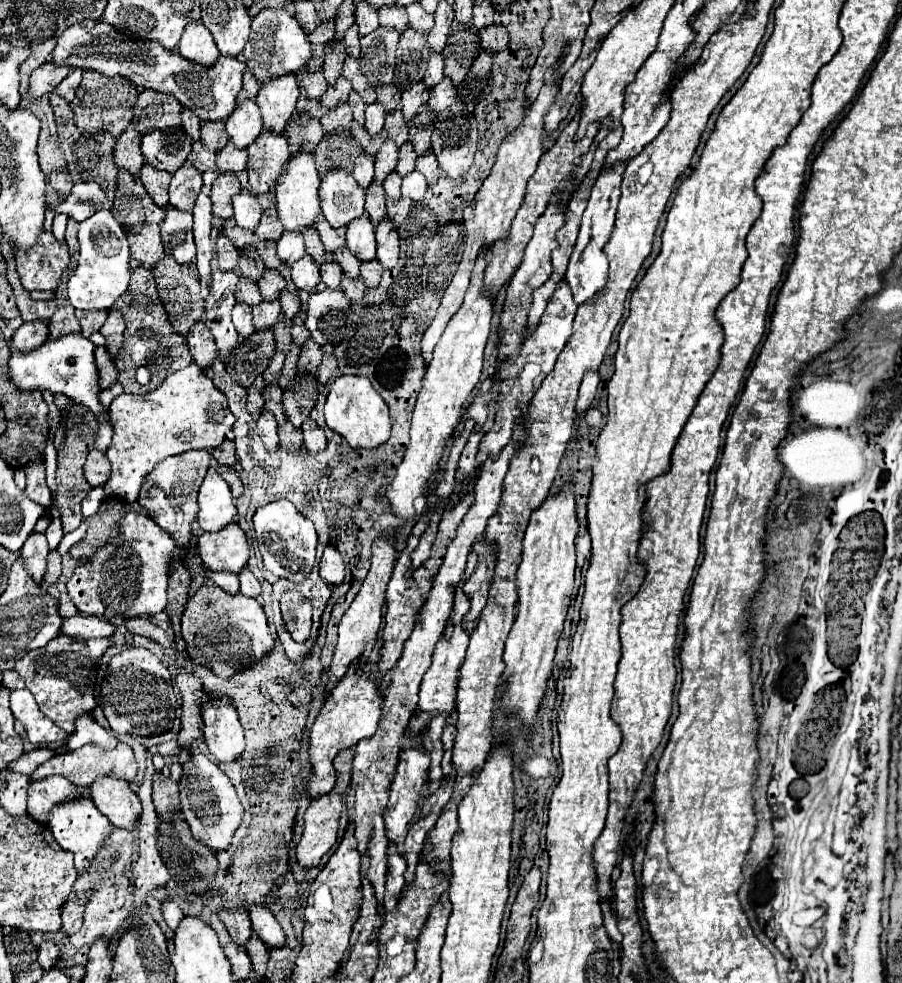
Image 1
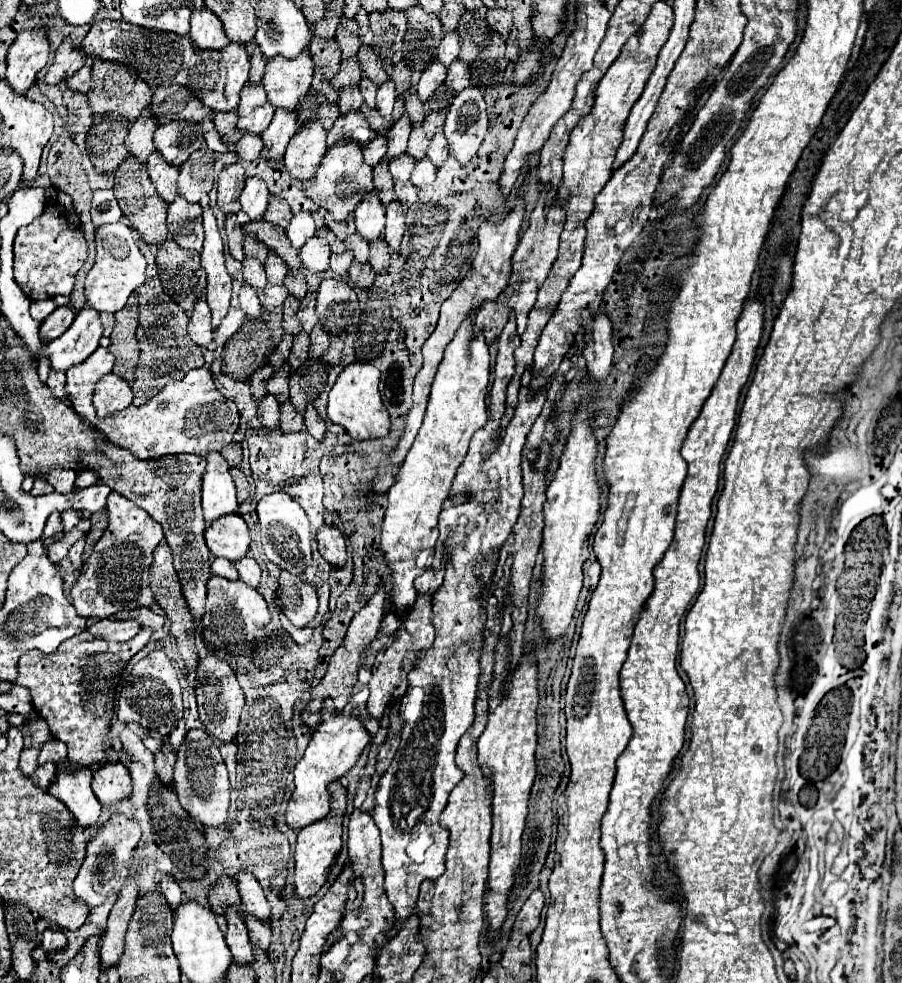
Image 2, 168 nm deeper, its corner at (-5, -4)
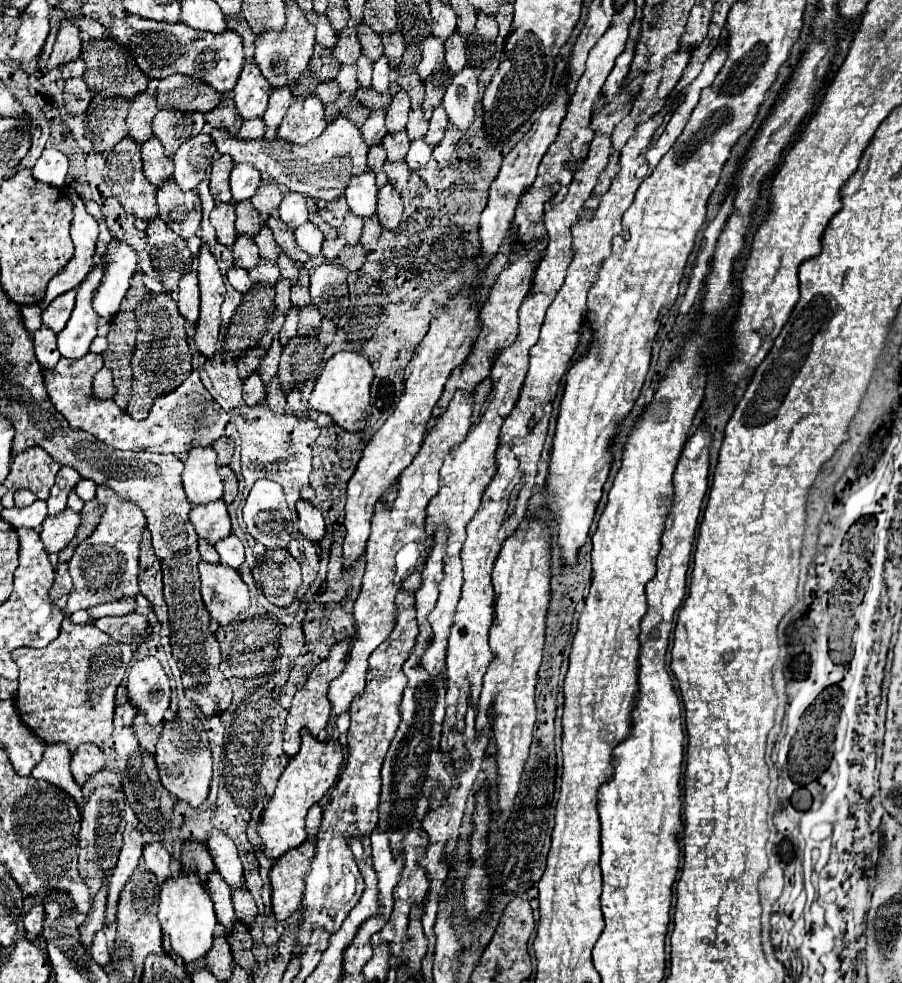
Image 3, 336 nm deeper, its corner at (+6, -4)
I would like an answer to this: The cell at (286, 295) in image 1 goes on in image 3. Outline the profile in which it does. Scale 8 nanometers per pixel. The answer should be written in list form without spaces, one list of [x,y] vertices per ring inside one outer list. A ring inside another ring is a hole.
[[[281,255],[279,261],[277,261],[277,265],[279,265],[279,269],[281,269],[281,277],[283,277],[283,279],[289,279],[291,285],[295,285],[297,279],[299,279],[299,269],[297,269],[297,265],[295,265],[287,255]]]

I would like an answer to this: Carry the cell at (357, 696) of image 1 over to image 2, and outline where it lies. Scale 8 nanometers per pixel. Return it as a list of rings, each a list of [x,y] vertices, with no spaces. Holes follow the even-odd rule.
[[[324,711],[318,729],[312,733],[310,745],[304,757],[294,767],[294,791],[286,809],[286,825],[294,831],[300,831],[320,819],[324,819],[330,811],[330,793],[328,785],[338,781],[344,773],[348,773],[364,747],[370,743],[370,735],[362,721],[356,715],[344,715],[338,711]]]

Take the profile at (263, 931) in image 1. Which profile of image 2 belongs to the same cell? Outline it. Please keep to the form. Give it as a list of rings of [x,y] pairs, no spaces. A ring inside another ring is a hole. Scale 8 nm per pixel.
[[[242,871],[236,877],[236,885],[238,885],[240,899],[242,899],[242,905],[246,907],[246,911],[268,921],[270,919],[270,907],[268,907],[268,901],[264,897],[264,891],[262,891],[260,883],[256,881],[256,877],[248,871]]]

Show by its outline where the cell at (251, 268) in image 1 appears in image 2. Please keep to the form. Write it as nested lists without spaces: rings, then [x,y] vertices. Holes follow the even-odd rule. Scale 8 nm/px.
[[[246,233],[242,245],[244,245],[244,253],[246,253],[246,255],[252,255],[252,257],[256,257],[256,259],[260,259],[260,261],[266,261],[266,257],[268,257],[268,247],[266,247],[262,241],[258,241],[254,233]]]

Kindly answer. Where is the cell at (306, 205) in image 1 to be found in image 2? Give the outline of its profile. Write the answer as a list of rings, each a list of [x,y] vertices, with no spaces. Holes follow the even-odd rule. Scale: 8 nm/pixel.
[[[320,119],[302,123],[286,147],[284,153],[286,171],[298,181],[306,181],[312,177],[312,171],[316,171],[324,153],[326,153],[326,129],[322,127]]]

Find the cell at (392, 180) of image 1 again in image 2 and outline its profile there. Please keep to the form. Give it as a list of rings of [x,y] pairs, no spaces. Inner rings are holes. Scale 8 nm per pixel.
[[[400,155],[398,159],[392,159],[390,163],[390,173],[394,181],[410,181],[410,173],[414,169],[414,159],[410,155]]]

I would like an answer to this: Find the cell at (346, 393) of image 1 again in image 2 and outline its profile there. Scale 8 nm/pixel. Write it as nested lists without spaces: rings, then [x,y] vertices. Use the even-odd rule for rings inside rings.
[[[354,363],[342,369],[328,395],[328,419],[342,425],[356,441],[388,435],[390,419],[388,419],[388,411],[384,411],[378,383],[380,383],[380,371],[374,365]]]

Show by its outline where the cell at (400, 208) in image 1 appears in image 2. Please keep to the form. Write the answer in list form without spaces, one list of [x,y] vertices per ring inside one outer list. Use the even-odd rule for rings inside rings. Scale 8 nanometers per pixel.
[[[396,181],[394,191],[396,191],[396,199],[406,203],[406,207],[410,207],[418,199],[418,189],[410,181]]]

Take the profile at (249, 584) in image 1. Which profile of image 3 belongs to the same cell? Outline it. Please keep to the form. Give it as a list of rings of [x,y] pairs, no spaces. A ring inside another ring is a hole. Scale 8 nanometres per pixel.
[[[231,533],[227,539],[221,539],[217,545],[215,545],[219,557],[221,557],[221,565],[225,567],[233,567],[233,569],[241,569],[243,561],[245,561],[245,555],[243,555],[243,543]]]

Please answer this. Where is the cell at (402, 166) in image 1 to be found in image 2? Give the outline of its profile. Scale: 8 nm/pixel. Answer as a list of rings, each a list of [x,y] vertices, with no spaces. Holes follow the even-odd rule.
[[[412,129],[412,135],[408,139],[408,155],[412,155],[416,161],[422,159],[426,155],[426,149],[428,149],[428,139],[424,135],[422,129]]]

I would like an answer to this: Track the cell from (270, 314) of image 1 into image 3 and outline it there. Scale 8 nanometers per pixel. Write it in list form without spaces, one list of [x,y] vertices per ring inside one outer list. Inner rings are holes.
[[[261,259],[251,271],[249,277],[253,279],[253,283],[265,283],[265,285],[275,285],[279,279],[279,267],[273,261],[265,261]]]

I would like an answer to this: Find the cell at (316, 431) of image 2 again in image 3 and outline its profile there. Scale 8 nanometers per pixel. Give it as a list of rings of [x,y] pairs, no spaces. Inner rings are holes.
[[[293,389],[291,393],[287,393],[287,405],[289,409],[299,417],[299,419],[309,419],[309,411],[307,407],[301,403],[301,395],[297,389]]]

